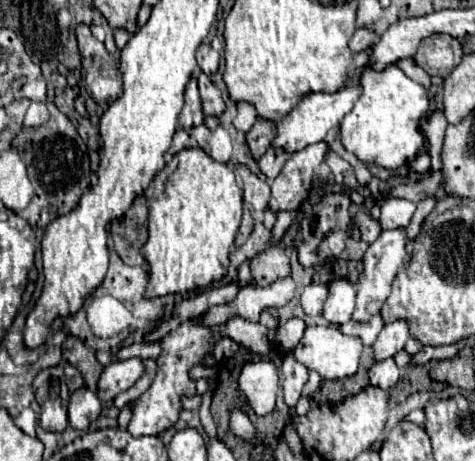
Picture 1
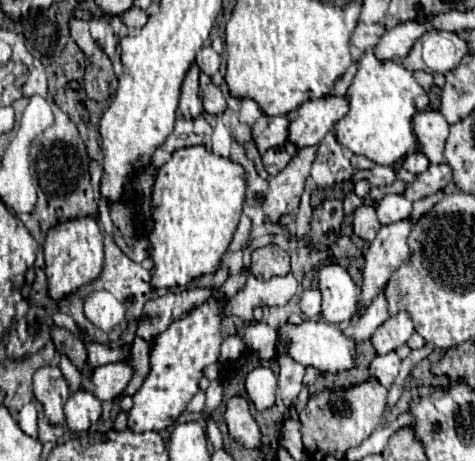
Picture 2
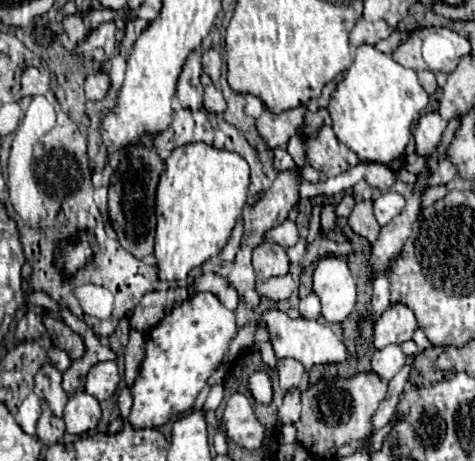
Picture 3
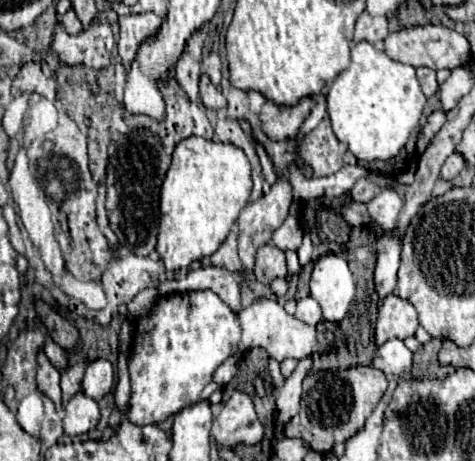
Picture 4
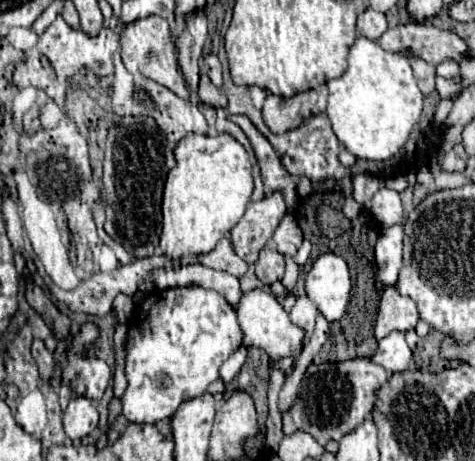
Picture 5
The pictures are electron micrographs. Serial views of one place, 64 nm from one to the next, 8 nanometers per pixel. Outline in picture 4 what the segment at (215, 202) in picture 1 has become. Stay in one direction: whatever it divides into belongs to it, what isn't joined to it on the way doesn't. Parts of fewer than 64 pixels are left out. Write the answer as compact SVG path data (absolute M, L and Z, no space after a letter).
M190 136L172 154L172 164L160 188L160 226L156 252L168 272L188 268L202 256L212 256L226 240L252 190L250 162L232 144Z

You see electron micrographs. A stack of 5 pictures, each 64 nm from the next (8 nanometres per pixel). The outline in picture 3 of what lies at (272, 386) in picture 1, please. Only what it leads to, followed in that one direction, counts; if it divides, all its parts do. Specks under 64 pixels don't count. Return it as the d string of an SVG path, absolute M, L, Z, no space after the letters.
M254 372L248 380L248 388L258 404L272 402L272 378L268 372Z

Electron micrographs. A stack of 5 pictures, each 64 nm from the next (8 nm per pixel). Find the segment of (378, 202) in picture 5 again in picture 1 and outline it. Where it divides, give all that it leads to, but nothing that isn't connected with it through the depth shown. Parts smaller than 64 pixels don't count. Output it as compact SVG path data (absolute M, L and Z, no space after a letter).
M390 198L382 204L382 214L380 214L380 224L384 230L392 228L406 228L416 212L416 204L402 200L402 198Z

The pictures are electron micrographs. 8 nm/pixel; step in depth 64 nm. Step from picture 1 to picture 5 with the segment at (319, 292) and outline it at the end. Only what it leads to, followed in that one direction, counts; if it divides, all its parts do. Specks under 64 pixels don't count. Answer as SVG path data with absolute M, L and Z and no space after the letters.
M302 296L296 300L296 306L292 308L290 312L290 318L294 324L302 326L306 330L306 340L310 338L312 330L314 330L314 322L316 322L316 314L318 314L318 308L316 304L308 298L308 296Z

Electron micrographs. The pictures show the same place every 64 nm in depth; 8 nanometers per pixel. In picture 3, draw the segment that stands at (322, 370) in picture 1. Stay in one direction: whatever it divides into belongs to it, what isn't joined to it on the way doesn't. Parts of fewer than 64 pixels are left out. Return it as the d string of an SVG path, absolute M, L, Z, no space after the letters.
M270 310L264 314L264 324L270 330L272 336L272 346L276 352L276 358L294 358L298 362L302 362L302 366L306 370L310 370L312 366L318 364L340 364L348 358L348 350L344 346L342 336L334 334L332 328L328 324L324 324L322 320L292 320L288 318L288 314L280 312L280 310Z

